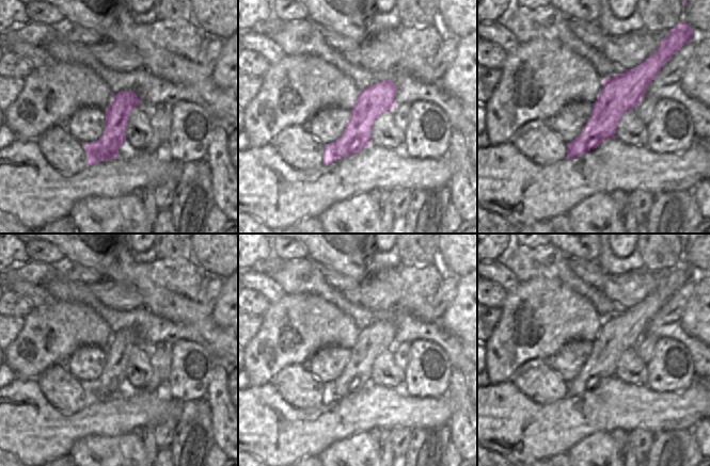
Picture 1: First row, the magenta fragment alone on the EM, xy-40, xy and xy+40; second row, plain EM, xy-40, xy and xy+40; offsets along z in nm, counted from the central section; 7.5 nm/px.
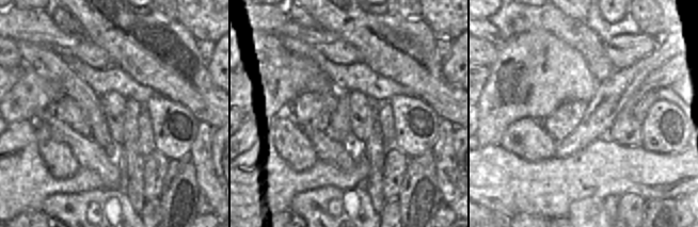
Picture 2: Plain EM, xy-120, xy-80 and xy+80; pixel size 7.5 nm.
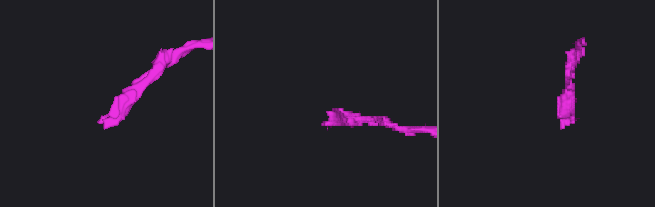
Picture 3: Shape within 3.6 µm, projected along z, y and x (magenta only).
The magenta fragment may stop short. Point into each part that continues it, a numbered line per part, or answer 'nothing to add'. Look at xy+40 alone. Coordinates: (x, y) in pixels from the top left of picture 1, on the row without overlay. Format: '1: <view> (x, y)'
nothing to add

